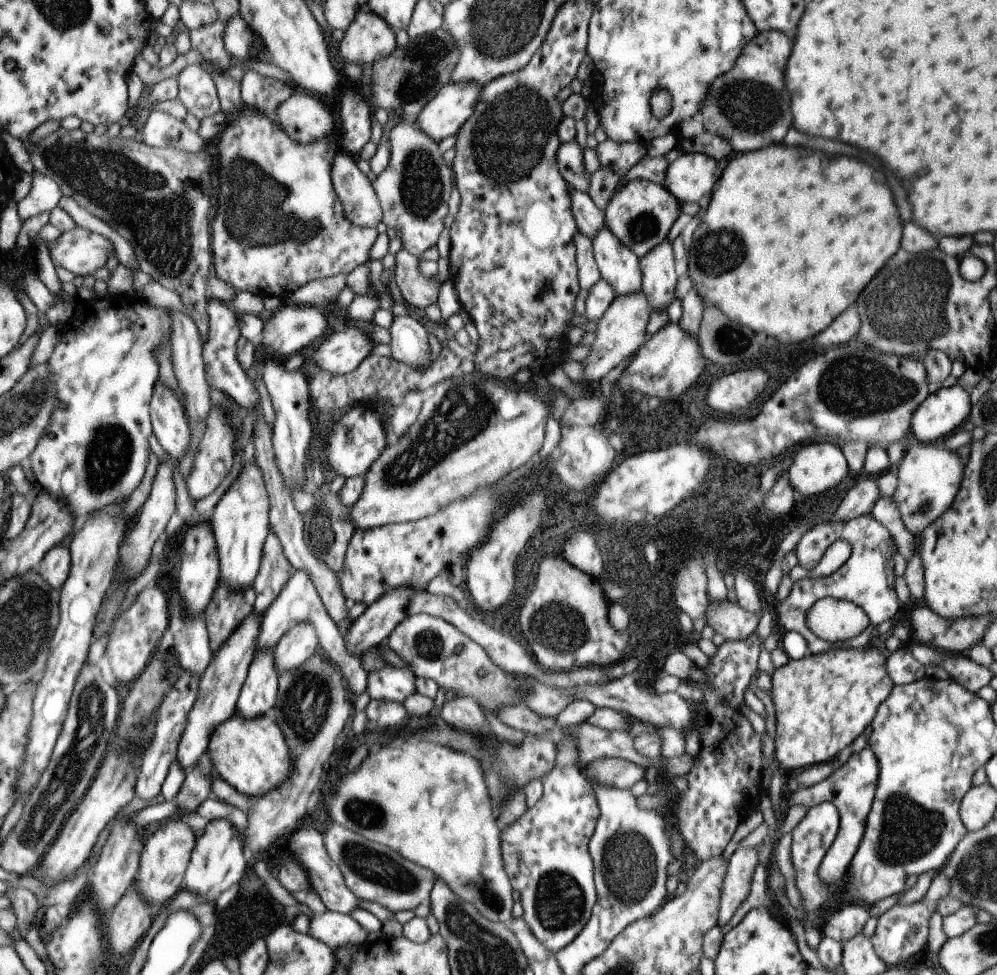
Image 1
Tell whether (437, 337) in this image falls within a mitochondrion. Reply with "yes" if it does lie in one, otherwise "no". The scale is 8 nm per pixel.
no

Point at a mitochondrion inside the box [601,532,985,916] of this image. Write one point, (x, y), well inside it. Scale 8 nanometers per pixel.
(909, 831)

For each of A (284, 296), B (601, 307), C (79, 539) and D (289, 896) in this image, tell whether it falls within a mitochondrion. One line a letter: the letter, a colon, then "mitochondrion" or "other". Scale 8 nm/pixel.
A: other
B: other
C: other
D: other

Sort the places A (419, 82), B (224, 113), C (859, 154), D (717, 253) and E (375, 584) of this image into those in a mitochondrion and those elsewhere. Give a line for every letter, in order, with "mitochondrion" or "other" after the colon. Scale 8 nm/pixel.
A: mitochondrion
B: other
C: other
D: mitochondrion
E: other

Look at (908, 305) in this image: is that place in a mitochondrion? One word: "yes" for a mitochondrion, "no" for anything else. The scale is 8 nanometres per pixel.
yes

